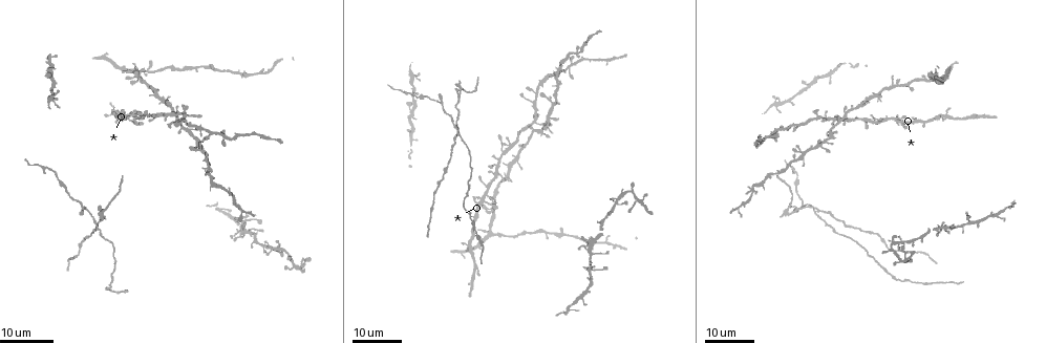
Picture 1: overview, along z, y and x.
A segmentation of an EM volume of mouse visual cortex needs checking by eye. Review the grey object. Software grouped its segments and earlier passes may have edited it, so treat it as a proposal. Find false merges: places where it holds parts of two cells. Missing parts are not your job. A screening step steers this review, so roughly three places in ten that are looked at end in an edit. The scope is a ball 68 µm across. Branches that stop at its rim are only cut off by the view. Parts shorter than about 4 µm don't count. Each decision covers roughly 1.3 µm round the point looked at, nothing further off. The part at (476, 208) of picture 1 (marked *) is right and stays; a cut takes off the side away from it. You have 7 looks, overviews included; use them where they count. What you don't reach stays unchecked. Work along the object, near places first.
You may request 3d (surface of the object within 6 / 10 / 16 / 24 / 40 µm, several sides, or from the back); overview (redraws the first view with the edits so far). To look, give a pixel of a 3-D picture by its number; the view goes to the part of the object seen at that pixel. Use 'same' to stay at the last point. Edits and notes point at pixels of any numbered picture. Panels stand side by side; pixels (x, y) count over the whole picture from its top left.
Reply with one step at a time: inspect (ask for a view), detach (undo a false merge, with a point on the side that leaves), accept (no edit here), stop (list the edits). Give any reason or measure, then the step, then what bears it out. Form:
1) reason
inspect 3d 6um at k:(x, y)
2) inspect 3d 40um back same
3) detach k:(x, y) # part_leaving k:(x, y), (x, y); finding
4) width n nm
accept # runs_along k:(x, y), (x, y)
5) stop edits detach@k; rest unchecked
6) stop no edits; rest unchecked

looks like a crossing
inspect 3d 24um at 1:(490, 208)

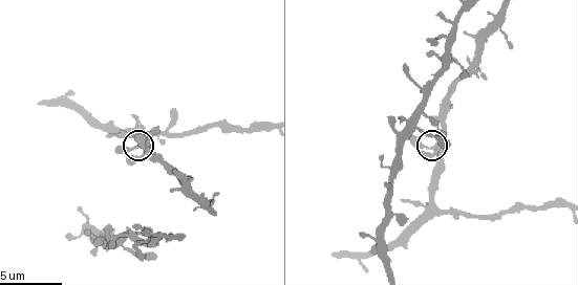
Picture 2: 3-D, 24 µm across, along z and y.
inspect 3d 6um at 2:(435, 147)

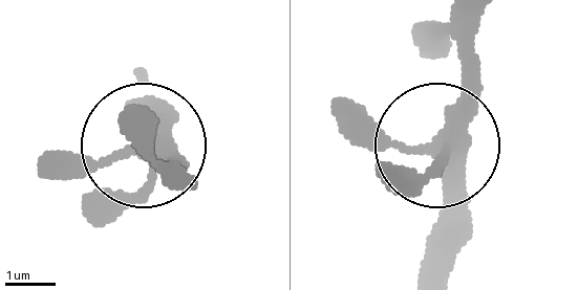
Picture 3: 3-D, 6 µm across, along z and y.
inspect 3d 6um back at 3:(432, 148)

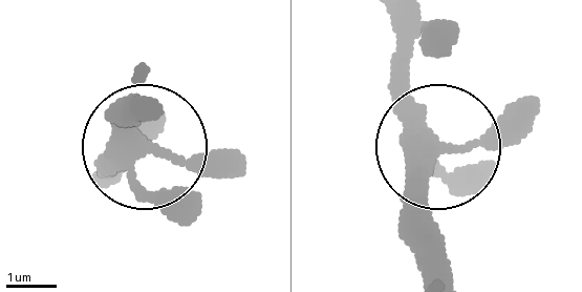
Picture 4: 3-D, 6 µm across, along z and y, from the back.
side_arm 40 um
accept # runs_along 4:(392, 20), (396, 96), (434, 159), (422, 254); continuous, no second cell

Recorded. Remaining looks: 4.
arms part here
inspect 3d 24um at 1:(455, 122)

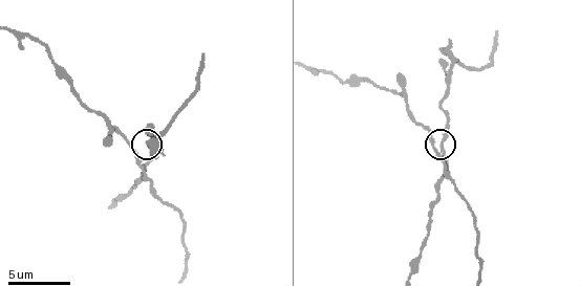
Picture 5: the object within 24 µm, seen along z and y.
inspect 3d 6um at 5:(441, 142)

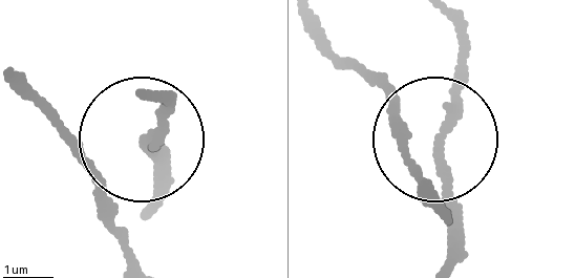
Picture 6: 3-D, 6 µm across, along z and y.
arms 3
accept # one cell here

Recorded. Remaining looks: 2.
three-way junction
inspect 3d 24um at 1:(799, 124)

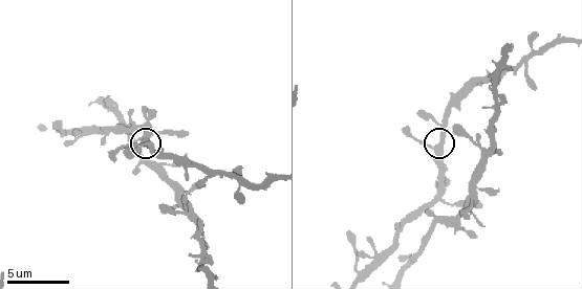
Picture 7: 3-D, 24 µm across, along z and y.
inspect 3d 6um at 7:(438, 145)

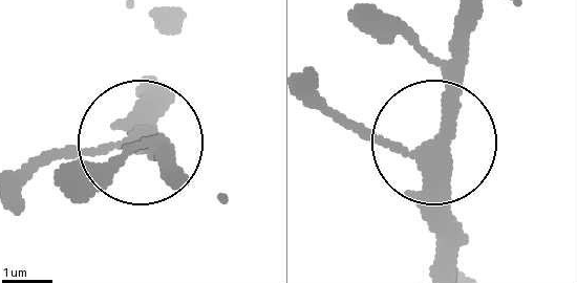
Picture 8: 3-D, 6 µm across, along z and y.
width 340 nm
accept # runs_along 8:(440, 270), (440, 133), (461, 37); all the same cell

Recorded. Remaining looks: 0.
stop no edits; rest unchecked

